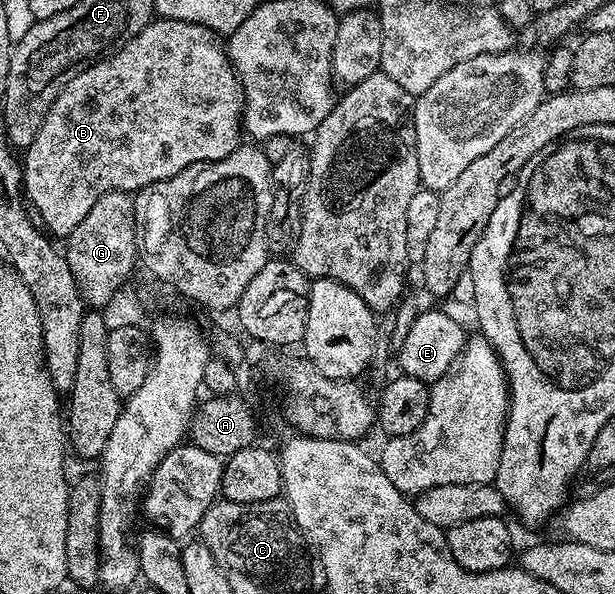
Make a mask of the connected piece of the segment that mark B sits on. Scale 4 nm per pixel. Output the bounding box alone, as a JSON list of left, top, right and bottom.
[22,17,243,236]

